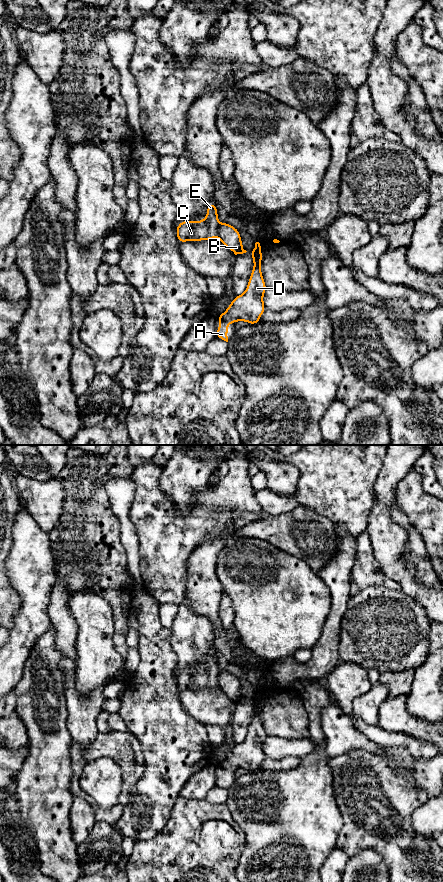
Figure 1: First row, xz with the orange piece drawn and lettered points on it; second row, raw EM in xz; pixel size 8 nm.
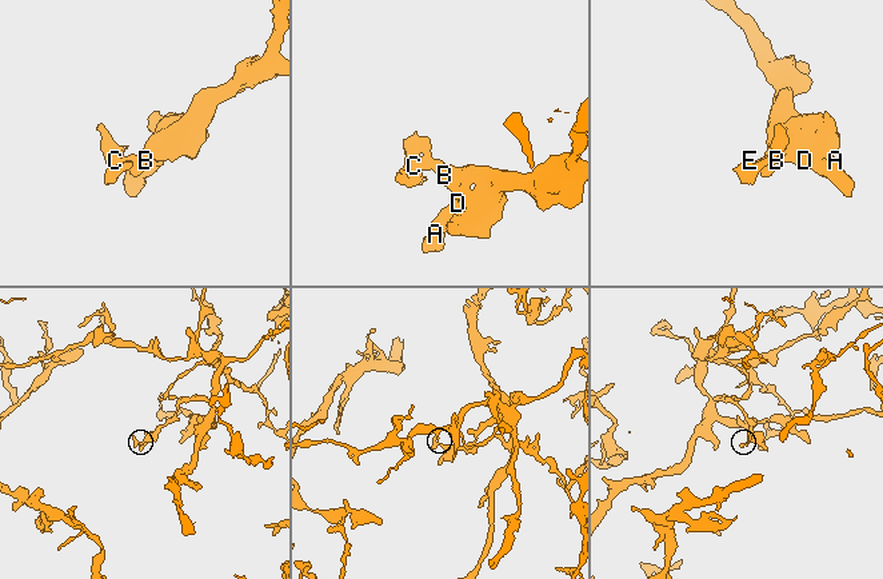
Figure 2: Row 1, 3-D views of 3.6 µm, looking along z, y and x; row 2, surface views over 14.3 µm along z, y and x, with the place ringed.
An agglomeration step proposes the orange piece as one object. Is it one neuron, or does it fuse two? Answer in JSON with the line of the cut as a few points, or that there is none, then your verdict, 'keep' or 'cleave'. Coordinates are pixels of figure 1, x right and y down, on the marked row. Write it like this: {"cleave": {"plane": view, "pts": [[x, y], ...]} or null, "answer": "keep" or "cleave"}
{"cleave": {"plane": "xz", "pts": [[220, 224], [218, 236]]}, "answer": "cleave"}

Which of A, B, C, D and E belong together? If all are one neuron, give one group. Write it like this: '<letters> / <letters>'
A B D / C E

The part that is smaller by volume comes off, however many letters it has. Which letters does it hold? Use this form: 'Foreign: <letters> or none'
Foreign: C, E

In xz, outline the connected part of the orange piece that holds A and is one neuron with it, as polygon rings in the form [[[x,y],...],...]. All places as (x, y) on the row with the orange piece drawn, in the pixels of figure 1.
[[[259,242],[249,252],[252,255],[254,267],[252,269],[247,288],[242,295],[233,298],[227,310],[218,315],[219,328],[216,338],[228,342],[228,323],[246,321],[250,325],[259,324],[259,318],[265,312],[263,296],[267,289],[261,272],[262,250]]]

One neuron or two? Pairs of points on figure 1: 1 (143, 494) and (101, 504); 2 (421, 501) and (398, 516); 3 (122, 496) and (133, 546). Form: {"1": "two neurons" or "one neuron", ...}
{"1": "two neurons", "2": "two neurons", "3": "one neuron"}

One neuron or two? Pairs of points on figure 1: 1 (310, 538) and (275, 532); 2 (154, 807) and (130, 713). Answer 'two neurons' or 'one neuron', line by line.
1: one neuron
2: one neuron

